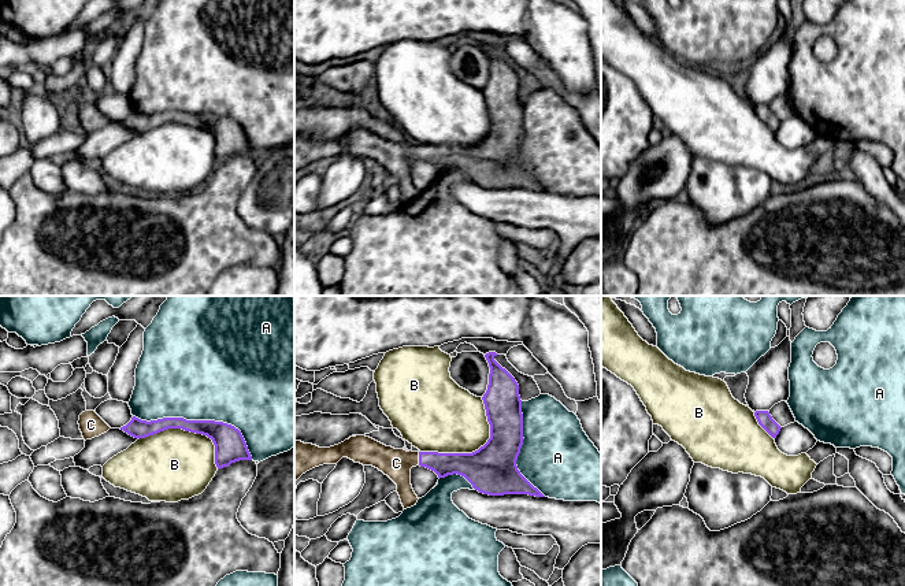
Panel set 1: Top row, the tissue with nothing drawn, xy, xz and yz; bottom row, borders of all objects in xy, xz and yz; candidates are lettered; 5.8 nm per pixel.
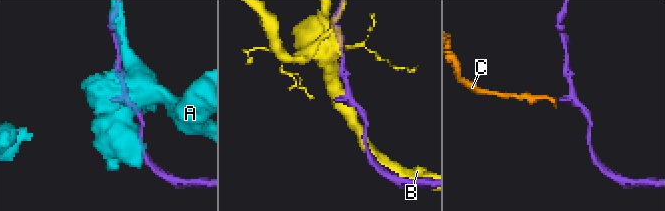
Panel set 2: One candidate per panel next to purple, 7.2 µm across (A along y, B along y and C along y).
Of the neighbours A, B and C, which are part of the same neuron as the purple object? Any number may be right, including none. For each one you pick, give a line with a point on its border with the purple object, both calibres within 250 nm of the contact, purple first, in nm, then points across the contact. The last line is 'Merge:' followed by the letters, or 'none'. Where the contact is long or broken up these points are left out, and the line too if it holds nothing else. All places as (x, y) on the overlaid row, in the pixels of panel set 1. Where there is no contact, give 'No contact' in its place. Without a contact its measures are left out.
C: Touches purple at xz (419, 459). Thickness 140 nm (purple) against 180 nm. Path across: xz (444, 464), (429, 459), (419, 459), (396, 463)
Merge: C

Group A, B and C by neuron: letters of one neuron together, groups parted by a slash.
A / B / C

